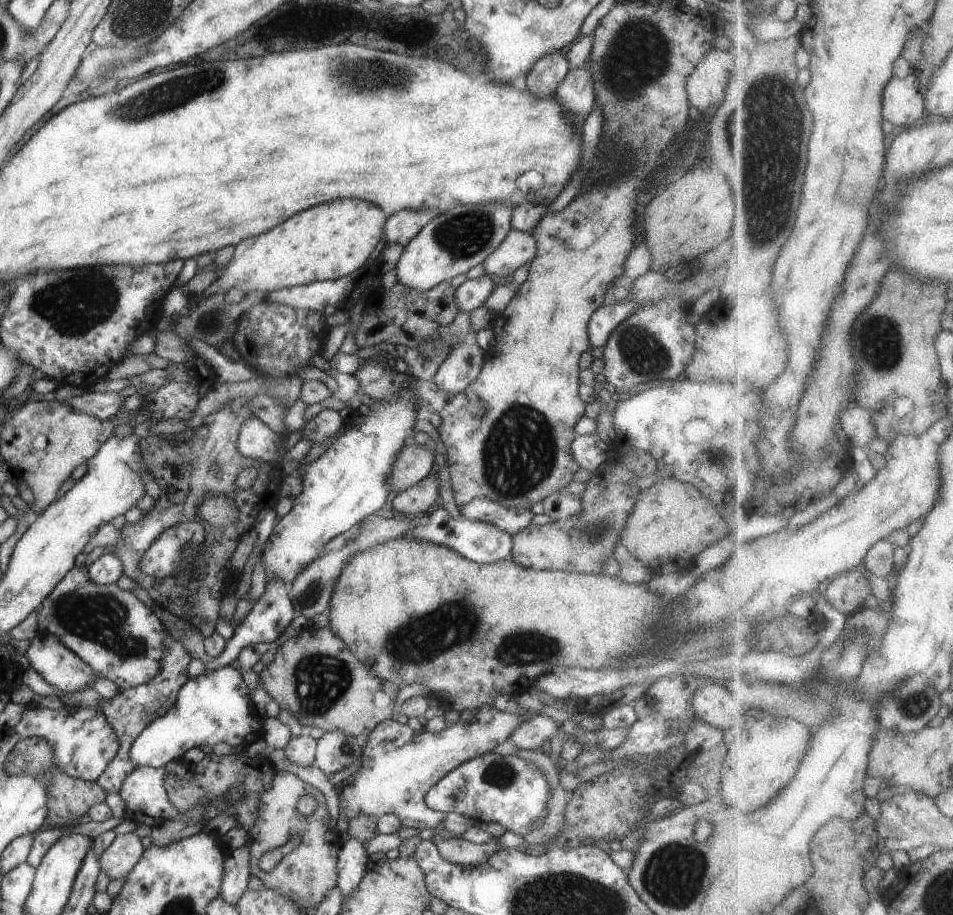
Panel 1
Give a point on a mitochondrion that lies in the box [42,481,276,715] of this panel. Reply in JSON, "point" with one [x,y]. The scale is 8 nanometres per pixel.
{"point":[97,617]}

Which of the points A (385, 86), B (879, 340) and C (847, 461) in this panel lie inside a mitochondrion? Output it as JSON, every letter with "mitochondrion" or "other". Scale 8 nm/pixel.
{"A":"mitochondrion","B":"mitochondrion","C":"other"}

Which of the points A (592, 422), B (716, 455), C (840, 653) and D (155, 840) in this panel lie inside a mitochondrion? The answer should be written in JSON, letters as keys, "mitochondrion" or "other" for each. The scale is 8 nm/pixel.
{"A":"other","B":"mitochondrion","C":"mitochondrion","D":"other"}

